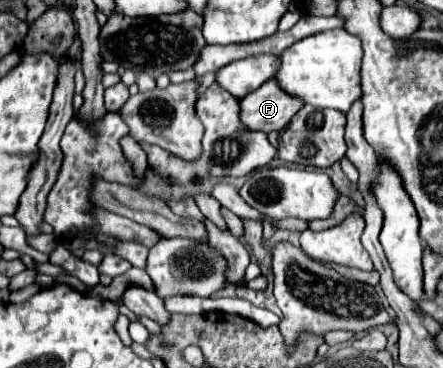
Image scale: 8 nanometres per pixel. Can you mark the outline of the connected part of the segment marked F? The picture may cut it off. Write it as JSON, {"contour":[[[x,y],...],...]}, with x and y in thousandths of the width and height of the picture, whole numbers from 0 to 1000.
{"contour":[[[605,217],[542,272],[542,326],[564,353],[637,353],[682,288],[673,261],[641,250],[623,217]]]}

